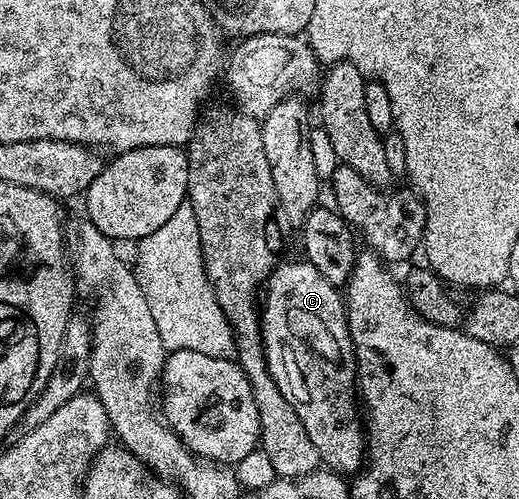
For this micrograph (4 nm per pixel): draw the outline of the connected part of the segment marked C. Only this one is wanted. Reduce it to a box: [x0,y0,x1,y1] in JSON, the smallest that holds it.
[261,260,365,476]

